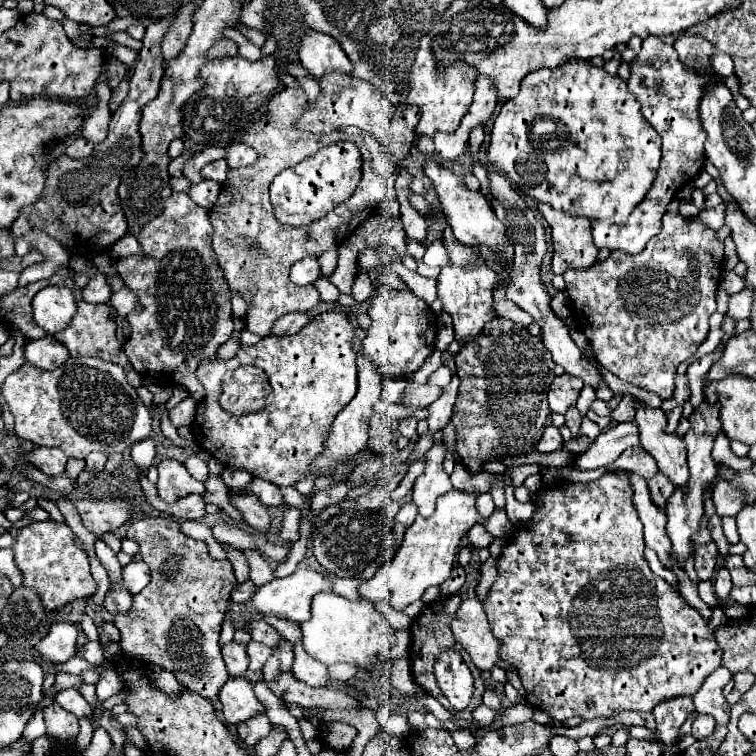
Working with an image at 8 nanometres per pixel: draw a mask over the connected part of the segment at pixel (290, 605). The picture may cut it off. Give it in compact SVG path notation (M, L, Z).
M311 549L305 553L303 561L299 561L295 573L283 577L283 579L273 579L271 583L259 587L259 591L255 593L253 597L253 605L257 609L257 613L263 613L263 615L281 615L285 619L291 619L295 623L303 623L309 619L311 615L311 601L313 601L313 595L321 593L321 591L333 591L331 589L331 581L321 573L321 571L315 571L315 569L309 569L309 565L305 563L309 557L311 557Z

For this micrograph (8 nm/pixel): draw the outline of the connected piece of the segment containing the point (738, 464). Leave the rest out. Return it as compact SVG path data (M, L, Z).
M723 431L717 433L715 437L715 443L713 443L713 459L715 459L715 465L723 465L731 471L745 471L745 469L751 469L753 461L747 459L747 457L737 457L731 449L729 449L729 439Z

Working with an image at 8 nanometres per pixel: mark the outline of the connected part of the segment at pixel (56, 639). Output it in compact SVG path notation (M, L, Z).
M55 623L49 633L35 645L35 651L45 659L47 663L65 663L69 657L73 657L75 641L77 641L77 627L71 623Z

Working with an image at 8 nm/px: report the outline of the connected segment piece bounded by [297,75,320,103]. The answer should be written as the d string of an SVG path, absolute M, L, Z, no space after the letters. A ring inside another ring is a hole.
M310 75L302 78L298 78L297 81L300 83L302 89L308 96L308 100L310 103L315 102L317 97L320 95L320 87L313 79L304 79L304 78L312 78Z

